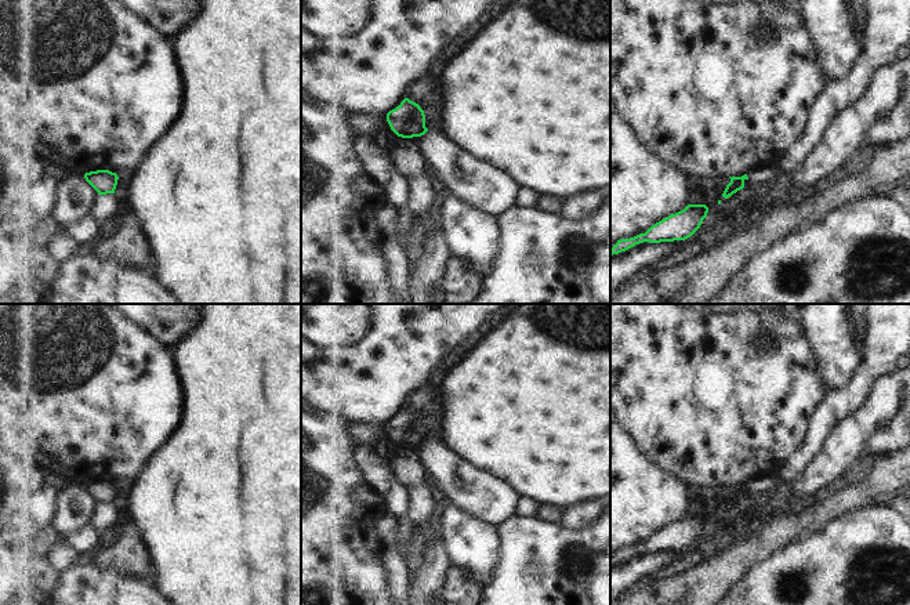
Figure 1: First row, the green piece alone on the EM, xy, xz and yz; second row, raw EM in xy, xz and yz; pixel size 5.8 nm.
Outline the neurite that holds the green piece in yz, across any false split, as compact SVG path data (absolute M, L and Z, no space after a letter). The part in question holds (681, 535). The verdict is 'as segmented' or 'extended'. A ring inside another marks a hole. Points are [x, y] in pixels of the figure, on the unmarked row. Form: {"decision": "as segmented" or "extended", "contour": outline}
{"decision": "as segmented", "contour": "M688 514L684 519L652 535L645 543L617 550L610 558L610 565L626 561L643 551L660 553L685 550L700 537L707 522L708 517L706 514Z"}

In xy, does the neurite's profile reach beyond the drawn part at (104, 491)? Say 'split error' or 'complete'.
complete

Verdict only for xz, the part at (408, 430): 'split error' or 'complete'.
complete

